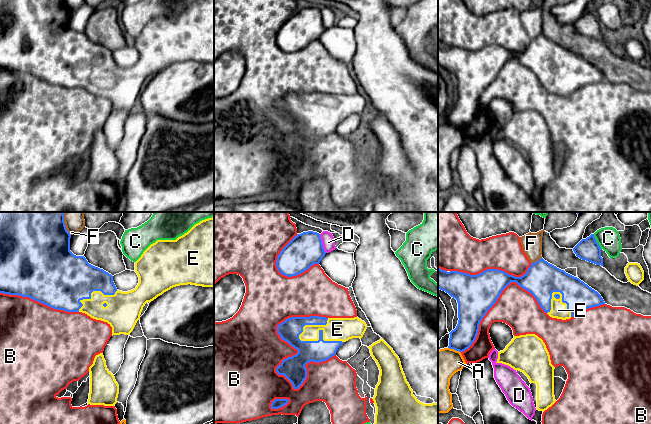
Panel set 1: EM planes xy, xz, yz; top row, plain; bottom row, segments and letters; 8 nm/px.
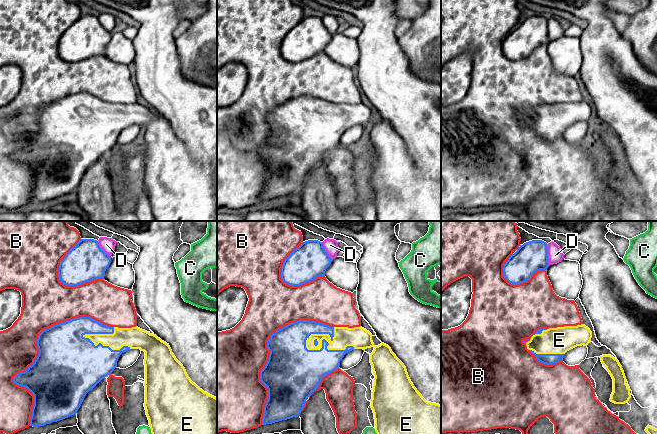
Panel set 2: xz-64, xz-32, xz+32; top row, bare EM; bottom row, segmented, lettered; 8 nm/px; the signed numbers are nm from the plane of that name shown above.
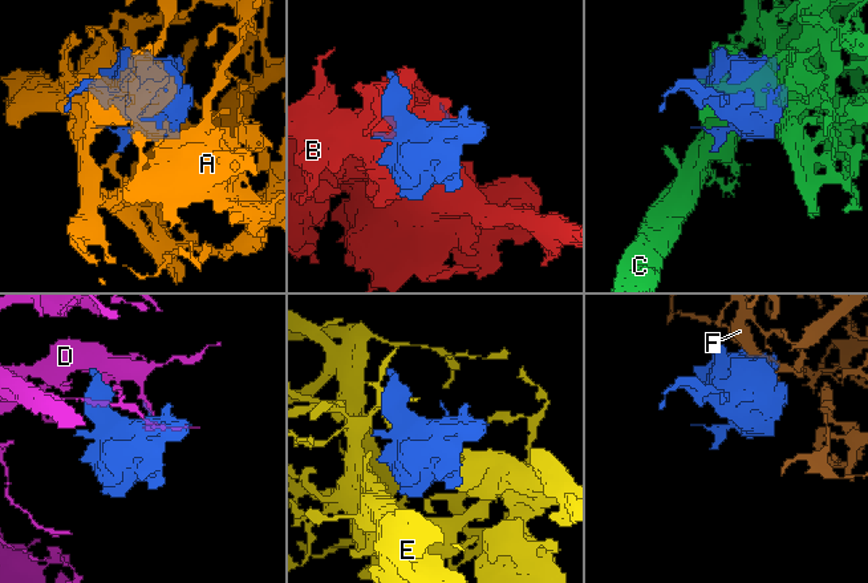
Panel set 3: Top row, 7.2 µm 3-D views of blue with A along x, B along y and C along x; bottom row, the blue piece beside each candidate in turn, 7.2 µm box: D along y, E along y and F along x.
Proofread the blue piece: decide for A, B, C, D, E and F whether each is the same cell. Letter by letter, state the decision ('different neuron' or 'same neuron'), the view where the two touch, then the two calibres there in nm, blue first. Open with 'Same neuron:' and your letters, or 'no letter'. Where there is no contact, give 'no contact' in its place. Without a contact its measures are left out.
Same neuron: E
A: different neuron | yz | 190/280 nm
B: different neuron | xz | 190/480 nm
C: different neuron | yz | 180/190 nm
D: different neuron | xz | 280/110 nm
E: same neuron | xz | 180/190 nm
F: different neuron | yz | 280/160 nm

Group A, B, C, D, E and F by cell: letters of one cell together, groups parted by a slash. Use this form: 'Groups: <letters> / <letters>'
Groups: A / B / C / D / E / F

